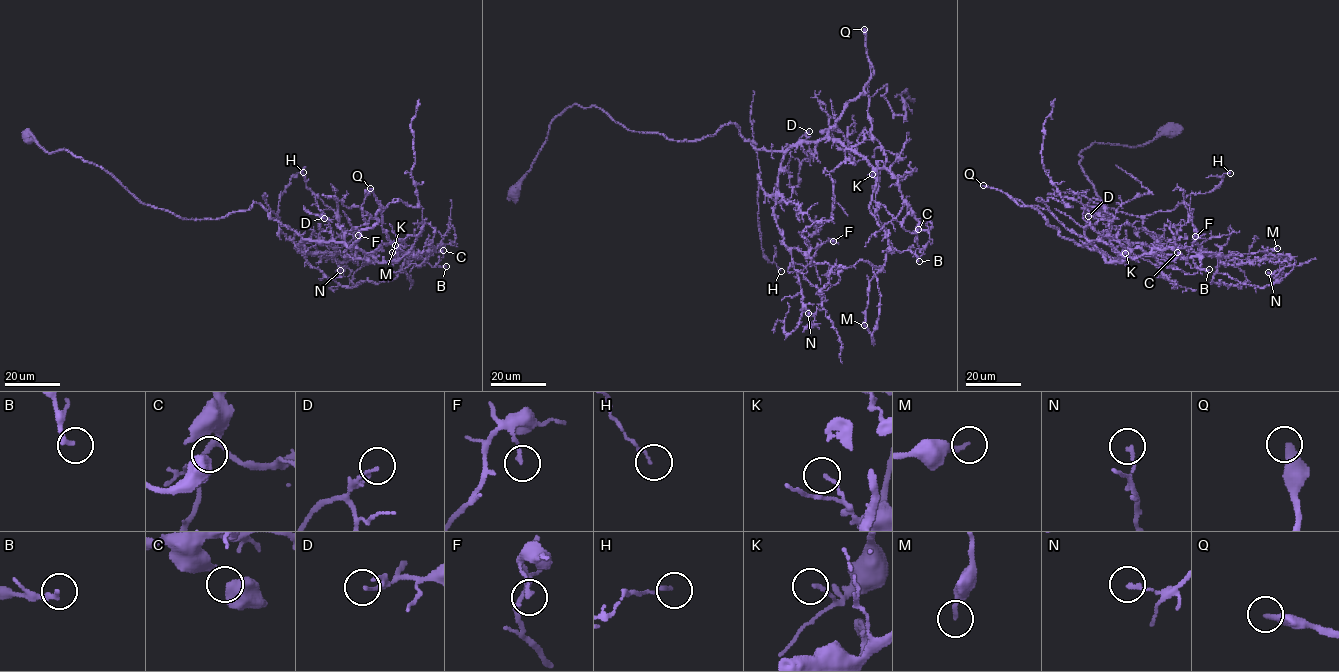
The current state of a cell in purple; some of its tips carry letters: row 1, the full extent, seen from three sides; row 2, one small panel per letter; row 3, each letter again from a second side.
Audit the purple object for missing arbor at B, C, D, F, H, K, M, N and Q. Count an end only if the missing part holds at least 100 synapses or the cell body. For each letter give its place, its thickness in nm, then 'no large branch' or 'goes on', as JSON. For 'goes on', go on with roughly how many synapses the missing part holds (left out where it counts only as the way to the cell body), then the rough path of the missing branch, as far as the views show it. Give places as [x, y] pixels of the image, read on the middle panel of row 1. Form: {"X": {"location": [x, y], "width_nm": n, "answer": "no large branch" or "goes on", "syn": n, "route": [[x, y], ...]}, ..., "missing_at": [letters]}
{"B": {"location": [919, 261], "width_nm": 200, "answer": "no large branch"}, "C": {"location": [918, 229], "width_nm": 650, "answer": "no large branch"}, "D": {"location": [809, 131], "width_nm": 100, "answer": "no large branch"}, "F": {"location": [833, 241], "width_nm": 150, "answer": "no large branch"}, "H": {"location": [781, 271], "width_nm": 110, "answer": "no large branch"}, "K": {"location": [872, 174], "width_nm": 120, "answer": "no large branch"}, "M": {"location": [864, 325], "width_nm": 190, "answer": "no large branch"}, "N": {"location": [808, 313], "width_nm": 150, "answer": "no large branch"}, "Q": {"location": [864, 29], "width_nm": 320, "answer": "goes on", "syn": 300}, "missing_at": ["Q"]}

